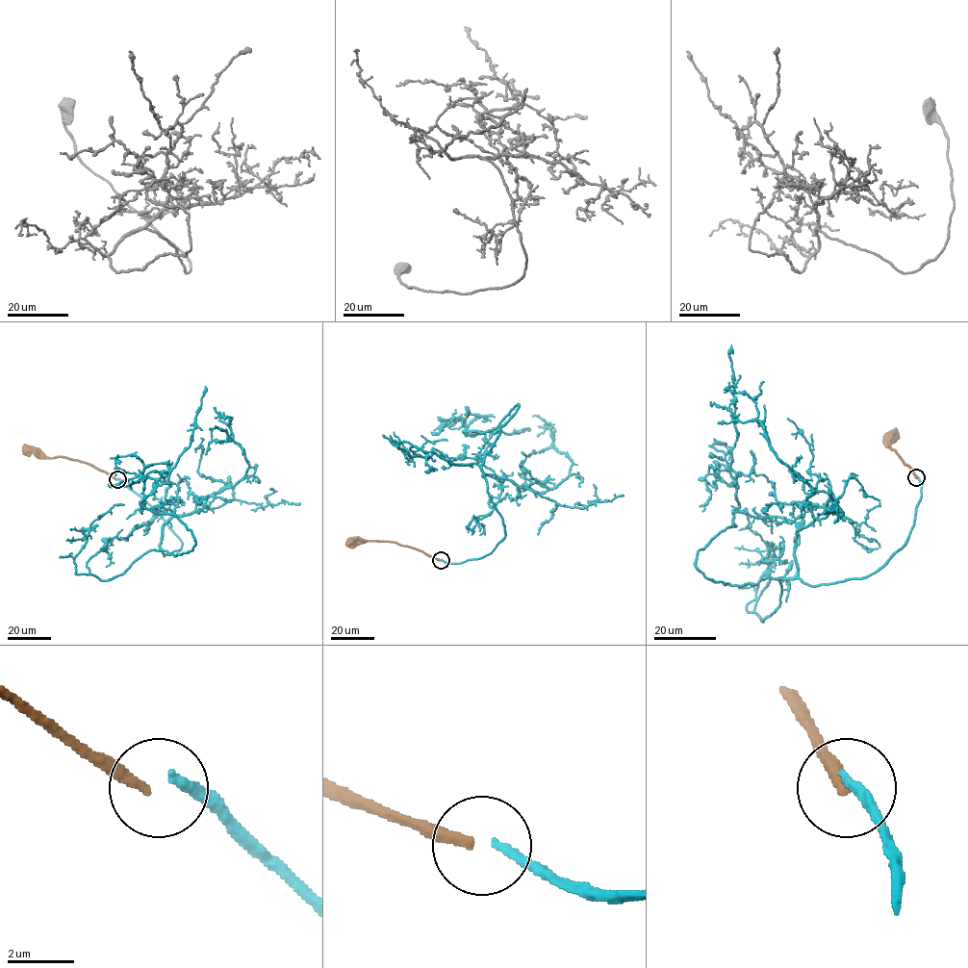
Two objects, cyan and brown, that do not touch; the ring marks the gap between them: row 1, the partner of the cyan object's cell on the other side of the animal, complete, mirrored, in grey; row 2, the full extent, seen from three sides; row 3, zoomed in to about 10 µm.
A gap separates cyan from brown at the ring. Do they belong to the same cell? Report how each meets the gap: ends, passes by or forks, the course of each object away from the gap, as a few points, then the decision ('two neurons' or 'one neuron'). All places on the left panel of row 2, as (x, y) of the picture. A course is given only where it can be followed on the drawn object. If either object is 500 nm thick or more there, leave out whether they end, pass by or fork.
cyan ends there; brown ends there; cyan runs (118, 479), (182, 542), (158, 551), (191, 551), (191, 531), (140, 502), (168, 481), (189, 446), (205, 386); brown runs (116, 479), (87, 463), (63, 457), (45, 457), (37, 449), (29, 449); two neurons

